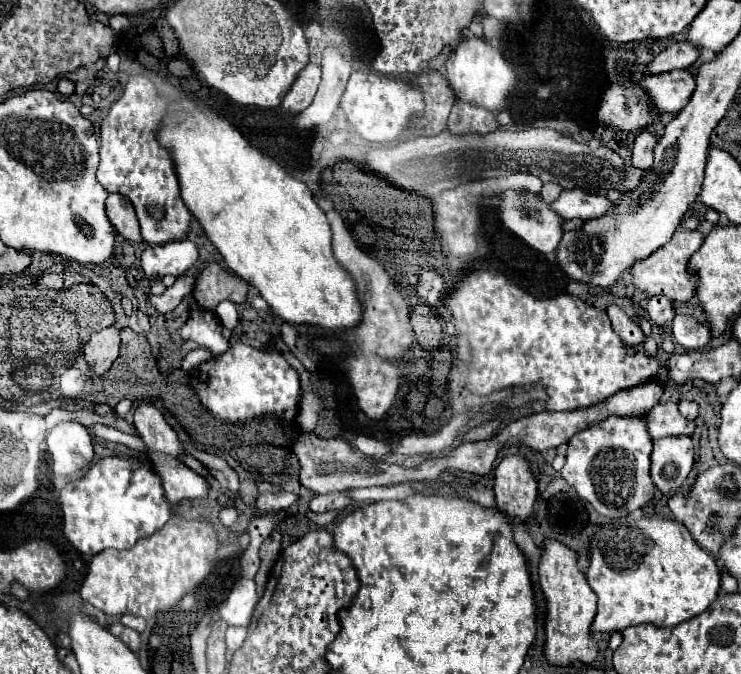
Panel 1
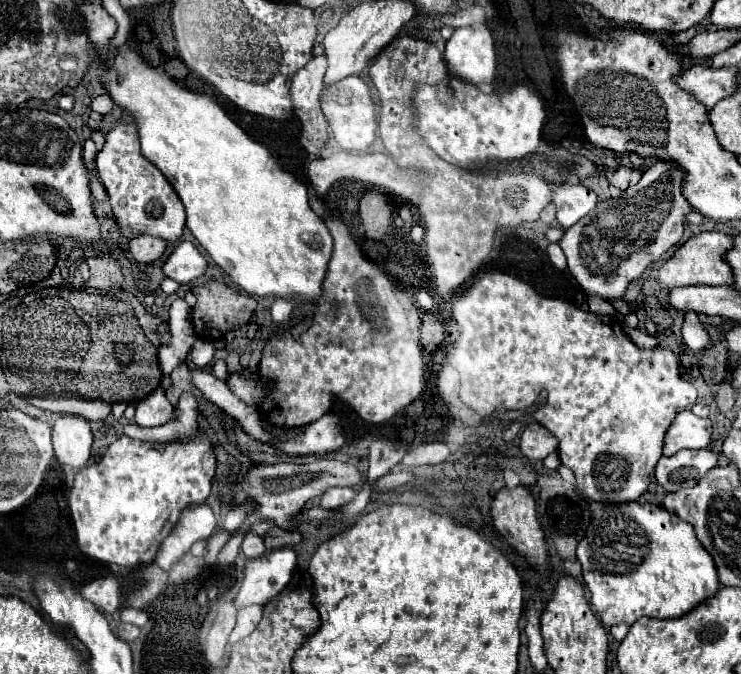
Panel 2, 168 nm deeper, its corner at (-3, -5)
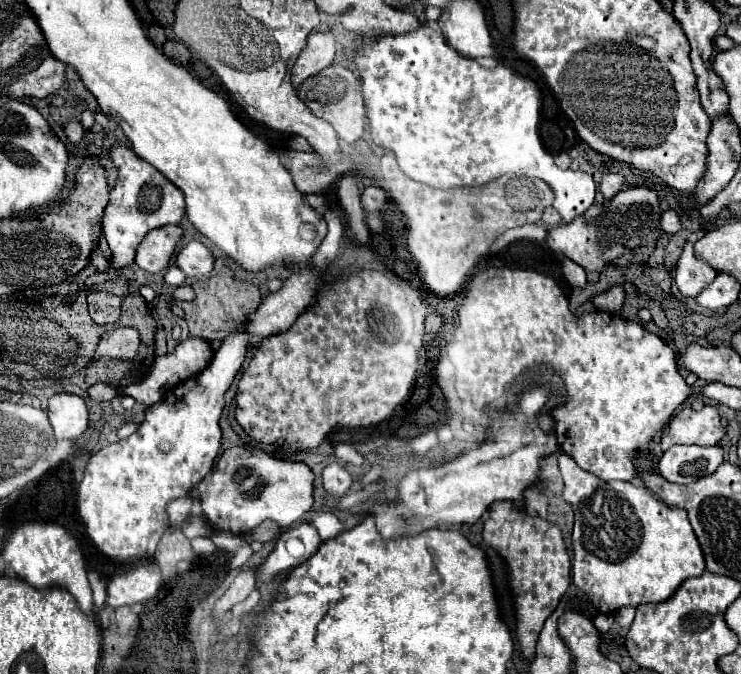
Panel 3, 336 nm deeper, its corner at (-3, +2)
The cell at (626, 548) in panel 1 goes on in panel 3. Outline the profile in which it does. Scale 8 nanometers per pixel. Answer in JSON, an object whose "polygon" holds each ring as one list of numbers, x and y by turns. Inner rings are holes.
{"polygon":[[559,457,559,469,565,477,563,497,575,511,573,529,573,583,585,593,591,605,605,615,619,611,625,605,637,607,641,603,661,603,675,595,685,579,705,573,705,559,691,523,681,509,665,505,643,485,627,481,603,481,593,473,583,471,571,457]]}

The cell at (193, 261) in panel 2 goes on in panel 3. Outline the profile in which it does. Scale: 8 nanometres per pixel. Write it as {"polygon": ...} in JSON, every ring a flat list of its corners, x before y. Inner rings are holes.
{"polygon":[[189,241,179,253,177,253,177,267,185,273,185,277,203,277,213,269,213,255,211,251,199,243]]}

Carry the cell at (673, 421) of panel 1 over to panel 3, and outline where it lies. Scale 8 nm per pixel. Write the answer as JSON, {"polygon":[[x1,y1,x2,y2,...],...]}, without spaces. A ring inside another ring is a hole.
{"polygon":[[705,405,701,411,681,409,669,423,669,429,661,437,661,449,667,451,671,445,715,445,723,437,723,425,719,411]]}

